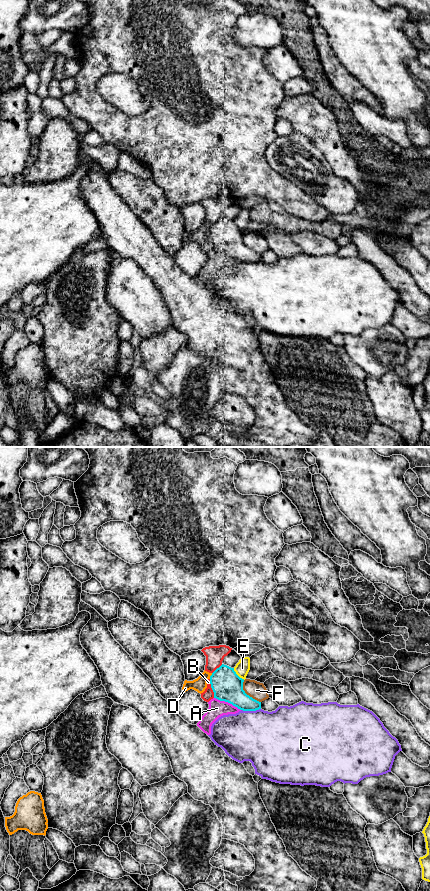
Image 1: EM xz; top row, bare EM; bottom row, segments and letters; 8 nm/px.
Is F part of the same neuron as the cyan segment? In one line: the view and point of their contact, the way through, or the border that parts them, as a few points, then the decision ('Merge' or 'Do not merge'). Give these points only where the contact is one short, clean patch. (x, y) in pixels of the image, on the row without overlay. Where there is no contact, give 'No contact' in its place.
Touches cyan at xz (246, 246). Do not merge

